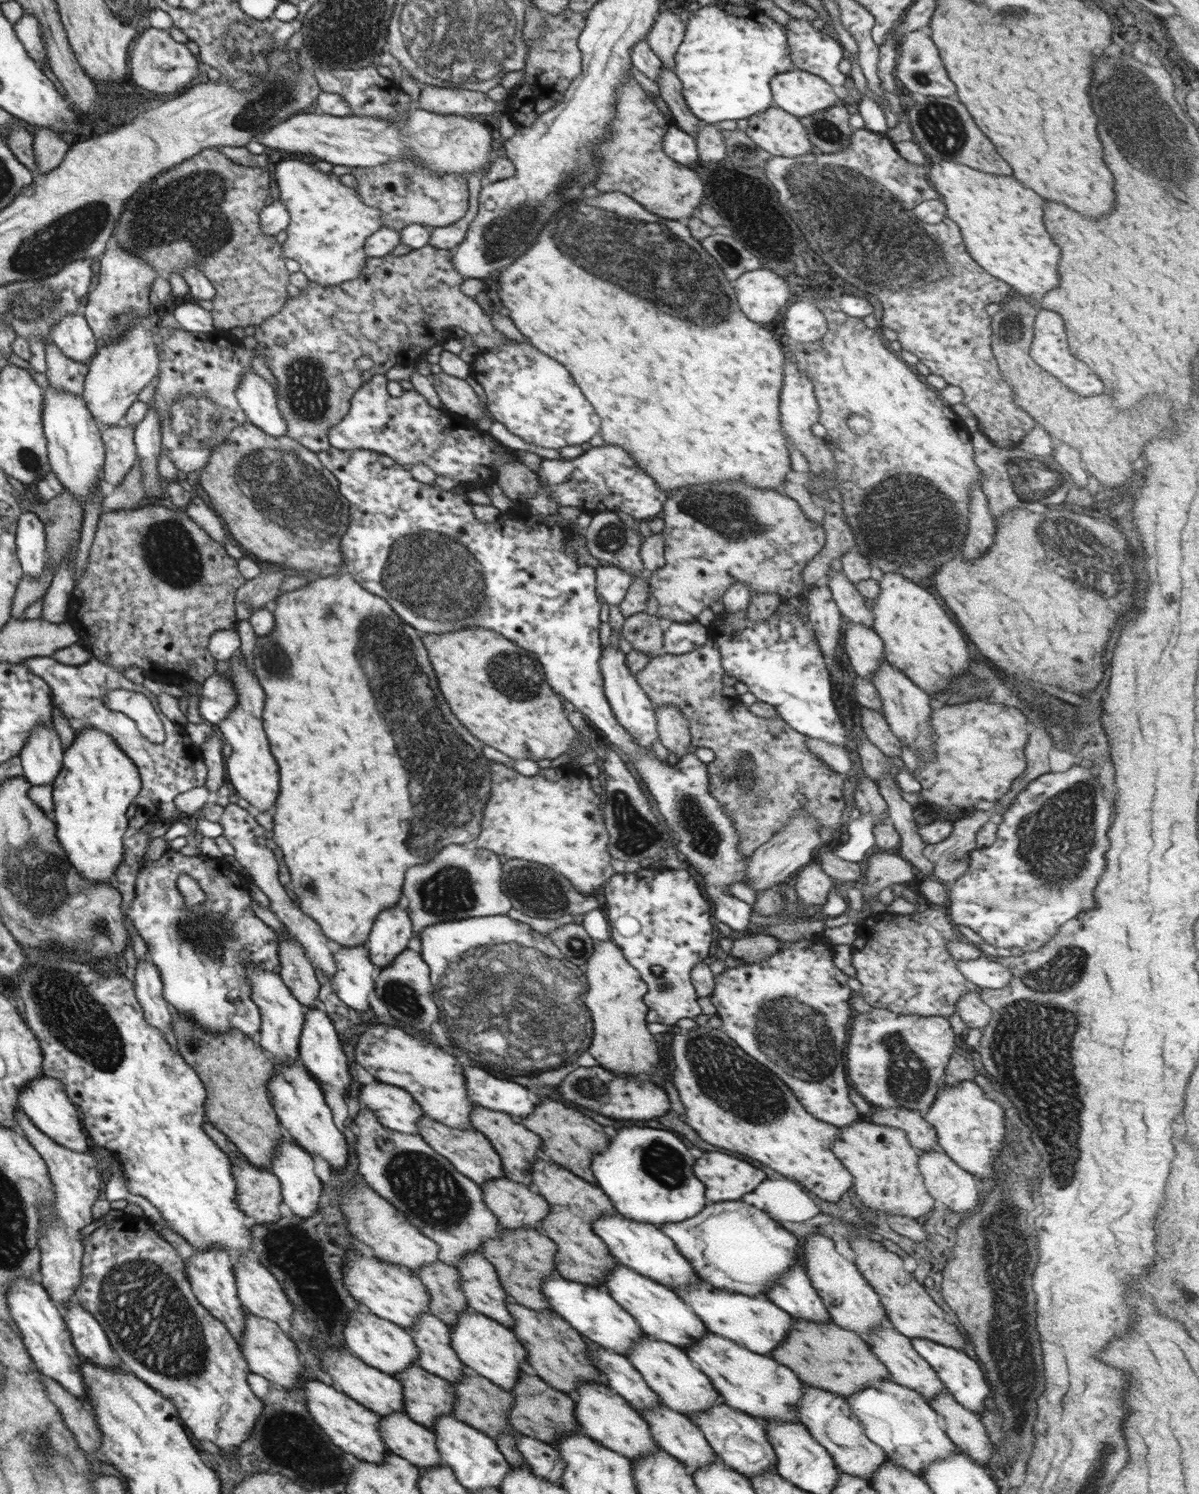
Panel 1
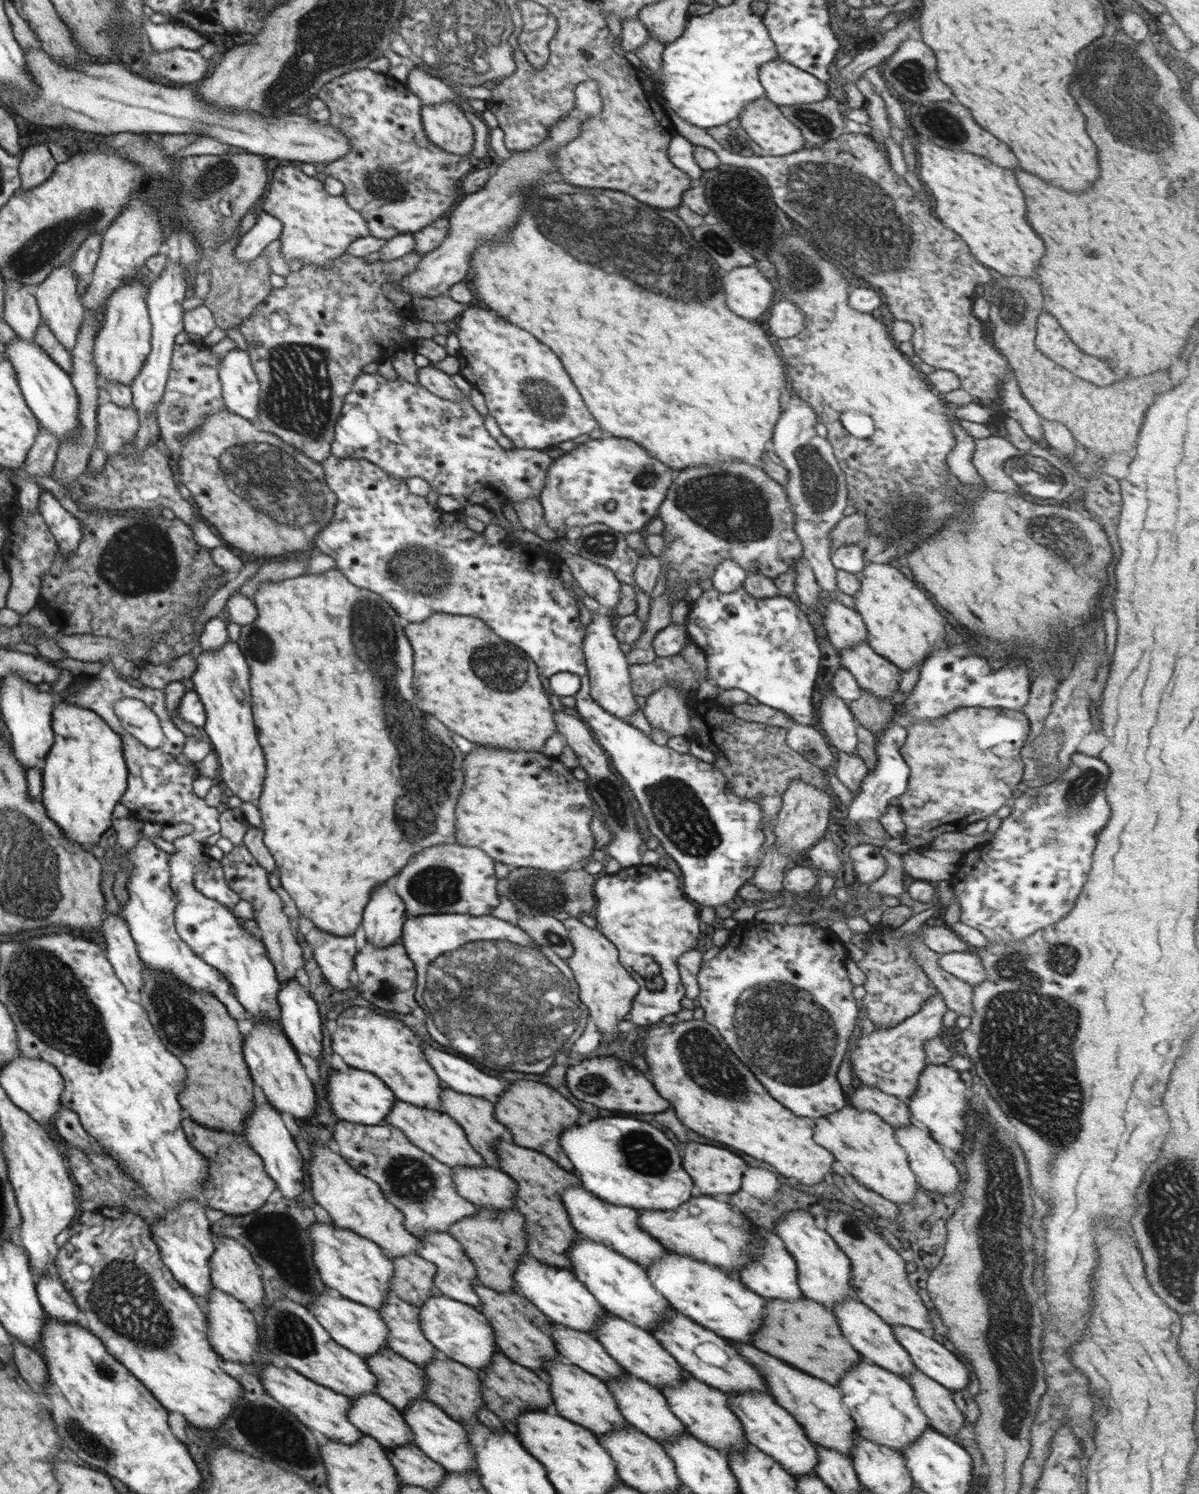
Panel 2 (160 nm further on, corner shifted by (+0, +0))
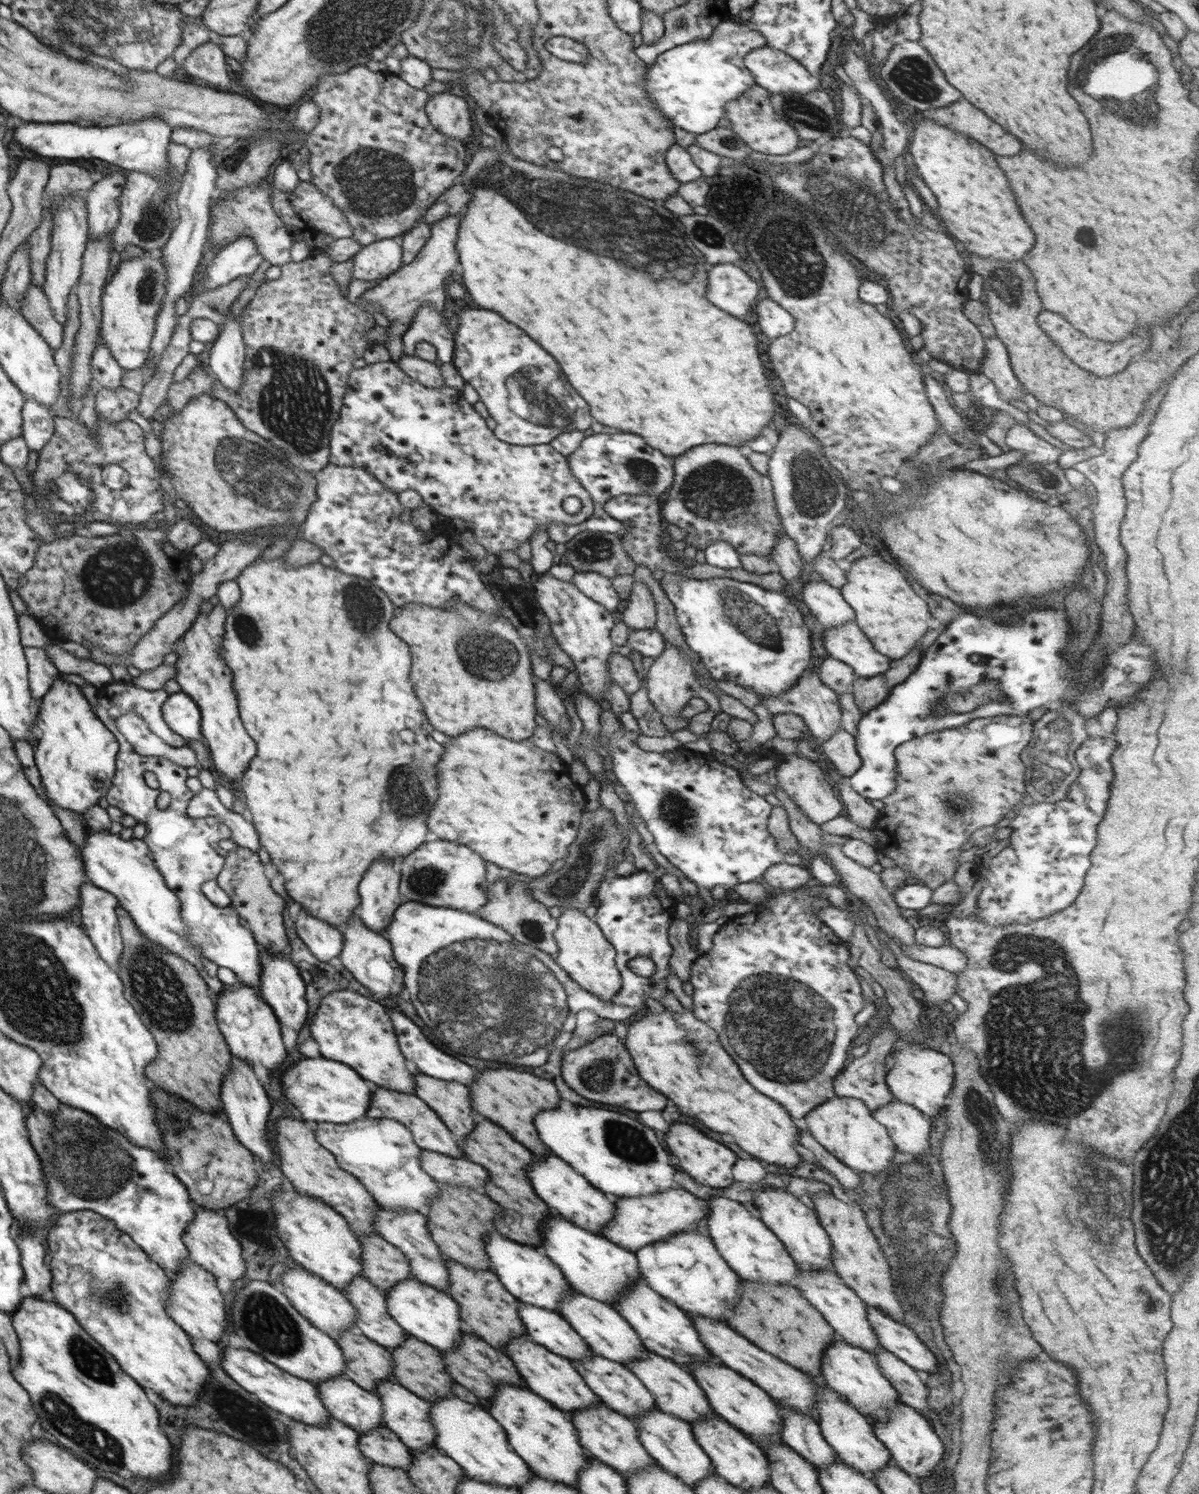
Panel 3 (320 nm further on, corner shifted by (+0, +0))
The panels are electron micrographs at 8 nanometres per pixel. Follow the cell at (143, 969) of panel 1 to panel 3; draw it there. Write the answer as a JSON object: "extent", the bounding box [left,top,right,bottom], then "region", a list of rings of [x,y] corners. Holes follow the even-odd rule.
{"extent":[81,883,123,966],"region":[[[88,883],[81,884],[83,930],[94,943],[100,958],[110,966],[118,966],[123,949],[116,907],[117,898],[106,890]]]}

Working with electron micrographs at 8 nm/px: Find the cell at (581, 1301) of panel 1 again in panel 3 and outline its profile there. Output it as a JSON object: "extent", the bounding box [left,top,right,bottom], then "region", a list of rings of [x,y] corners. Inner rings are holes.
{"extent":[486,1233,574,1312],"region":[[[497,1233],[488,1234],[486,1236],[486,1255],[489,1256],[490,1265],[492,1265],[493,1272],[498,1276],[500,1283],[522,1303],[557,1312],[561,1300],[574,1289],[566,1281],[558,1265],[554,1265],[549,1256],[532,1246],[518,1244],[518,1242],[508,1240]]]}

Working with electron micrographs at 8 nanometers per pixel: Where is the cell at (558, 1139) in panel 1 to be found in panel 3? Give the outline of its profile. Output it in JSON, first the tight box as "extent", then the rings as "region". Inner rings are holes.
{"extent":[469,1068,559,1157],"region":[[[489,1068],[478,1071],[469,1087],[471,1105],[476,1114],[482,1115],[509,1132],[514,1140],[525,1146],[536,1157],[549,1155],[551,1150],[540,1140],[534,1117],[542,1109],[557,1109],[559,1095],[557,1086],[549,1080],[528,1072],[508,1068]]]}

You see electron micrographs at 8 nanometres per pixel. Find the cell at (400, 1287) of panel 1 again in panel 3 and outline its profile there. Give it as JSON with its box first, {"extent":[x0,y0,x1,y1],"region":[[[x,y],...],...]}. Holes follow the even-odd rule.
{"extent":[271,1190,364,1292],"region":[[[288,1190],[271,1194],[272,1209],[276,1215],[276,1233],[288,1249],[291,1261],[295,1261],[310,1274],[318,1276],[326,1284],[345,1292],[352,1280],[364,1278],[362,1269],[362,1245],[352,1232],[348,1222],[321,1200]]]}

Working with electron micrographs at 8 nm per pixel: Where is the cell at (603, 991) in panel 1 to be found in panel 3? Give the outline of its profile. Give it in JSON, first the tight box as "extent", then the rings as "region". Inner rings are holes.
{"extent":[553,907,623,1004],"region":[[[564,907],[557,921],[558,926],[553,935],[558,945],[558,952],[554,955],[558,966],[584,990],[610,1004],[614,1000],[613,996],[621,989],[623,979],[615,965],[615,948],[606,940],[598,923],[592,921],[585,911]]]}

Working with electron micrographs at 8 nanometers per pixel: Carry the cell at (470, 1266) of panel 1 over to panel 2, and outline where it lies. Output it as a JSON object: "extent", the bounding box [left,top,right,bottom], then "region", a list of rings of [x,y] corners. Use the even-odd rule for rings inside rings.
{"extent":[417,1232,481,1310],"region":[[[430,1232],[430,1236],[420,1236],[418,1241],[422,1246],[418,1248],[417,1255],[435,1264],[435,1268],[438,1269],[434,1276],[434,1287],[438,1292],[479,1310],[481,1302],[473,1289],[474,1283],[478,1282],[478,1273],[473,1262],[465,1255],[462,1245],[444,1232]]]}

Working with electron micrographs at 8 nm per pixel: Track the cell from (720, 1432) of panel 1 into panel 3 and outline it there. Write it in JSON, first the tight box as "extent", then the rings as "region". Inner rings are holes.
{"extent":[624,1351,718,1424],"region":[[[648,1351],[645,1357],[624,1365],[642,1381],[643,1386],[654,1397],[655,1406],[662,1412],[671,1414],[690,1424],[698,1419],[712,1418],[718,1415],[715,1414],[713,1408],[709,1405],[709,1400],[694,1380],[694,1377],[688,1370],[673,1360]]]}

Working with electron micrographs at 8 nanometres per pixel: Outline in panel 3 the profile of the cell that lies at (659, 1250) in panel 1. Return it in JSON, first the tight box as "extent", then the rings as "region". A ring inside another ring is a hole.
{"extent":[527,1153,616,1236],"region":[[[554,1153],[536,1157],[536,1160],[527,1168],[527,1176],[529,1176],[535,1193],[548,1207],[561,1215],[563,1219],[568,1220],[570,1224],[576,1224],[594,1236],[602,1236],[604,1227],[610,1224],[610,1220],[614,1220],[614,1214],[616,1214],[614,1198],[594,1188],[589,1180],[578,1174],[567,1162]]]}

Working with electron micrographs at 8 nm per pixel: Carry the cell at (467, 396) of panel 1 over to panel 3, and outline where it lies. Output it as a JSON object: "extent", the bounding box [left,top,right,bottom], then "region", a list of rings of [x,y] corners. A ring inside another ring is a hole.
{"extent":[396,354,446,389],"region":[[[404,354],[396,363],[410,378],[426,388],[438,389],[446,387],[440,367],[434,363],[422,360],[415,354]]]}

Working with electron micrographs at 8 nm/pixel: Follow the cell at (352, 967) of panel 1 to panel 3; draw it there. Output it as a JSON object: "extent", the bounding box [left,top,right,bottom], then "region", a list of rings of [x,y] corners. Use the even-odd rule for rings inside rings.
{"extent":[295,907,343,963],"region":[[[299,907],[295,918],[295,929],[318,960],[328,963],[332,958],[339,956],[343,947],[343,933],[334,925]]]}

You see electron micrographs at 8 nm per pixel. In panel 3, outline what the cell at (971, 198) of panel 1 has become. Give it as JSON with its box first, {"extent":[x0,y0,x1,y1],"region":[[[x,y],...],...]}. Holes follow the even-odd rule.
{"extent":[909,114,1034,260],"region":[[[926,114],[918,116],[909,151],[922,180],[936,196],[944,230],[958,241],[964,253],[986,260],[1022,260],[1034,246],[1034,234],[1022,218],[994,154],[961,132],[940,126]]]}

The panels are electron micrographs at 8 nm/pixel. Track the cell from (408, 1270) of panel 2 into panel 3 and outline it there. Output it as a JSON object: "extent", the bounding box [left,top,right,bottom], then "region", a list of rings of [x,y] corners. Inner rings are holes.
{"extent":[359,1236,414,1292],"region":[[[359,1236],[362,1245],[362,1269],[364,1278],[372,1285],[388,1292],[402,1280],[414,1279],[409,1260],[400,1249],[380,1236]]]}

